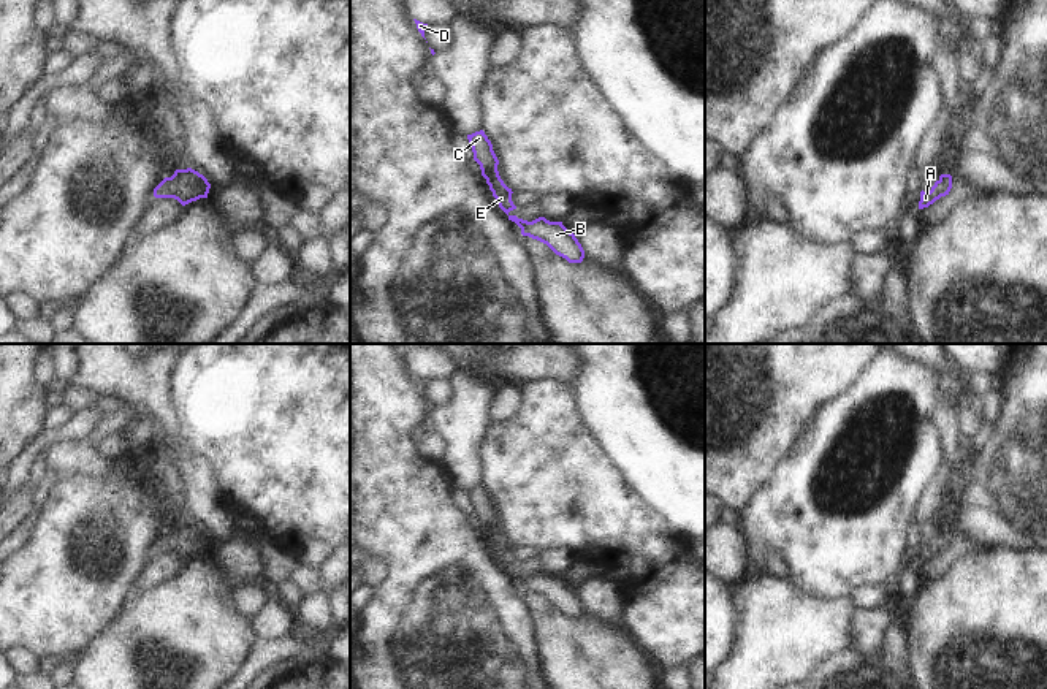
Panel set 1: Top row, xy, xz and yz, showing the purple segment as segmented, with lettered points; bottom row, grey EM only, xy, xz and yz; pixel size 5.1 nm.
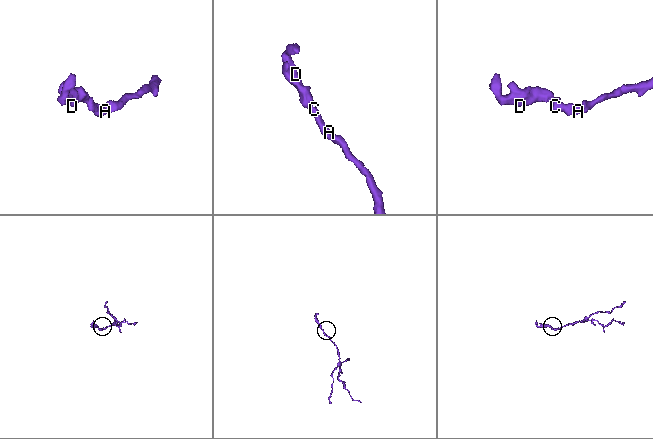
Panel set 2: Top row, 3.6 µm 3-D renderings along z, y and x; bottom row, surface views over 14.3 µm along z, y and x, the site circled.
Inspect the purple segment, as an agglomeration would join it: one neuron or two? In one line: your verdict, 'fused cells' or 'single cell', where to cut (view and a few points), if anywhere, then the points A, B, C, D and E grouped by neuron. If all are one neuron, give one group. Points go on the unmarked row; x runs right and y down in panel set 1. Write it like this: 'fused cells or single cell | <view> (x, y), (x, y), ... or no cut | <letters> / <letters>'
single cell | no cut | A B C D E

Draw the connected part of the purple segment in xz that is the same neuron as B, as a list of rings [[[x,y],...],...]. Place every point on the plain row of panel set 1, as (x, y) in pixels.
[[[483,485],[467,489],[469,499],[474,507],[474,515],[480,520],[482,531],[486,534],[493,551],[499,562],[521,583],[523,591],[529,591],[546,599],[556,610],[565,613],[569,618],[581,618],[584,605],[573,588],[570,588],[562,577],[550,577],[539,572],[532,577],[510,570],[516,564],[512,556],[512,543],[508,543],[499,531],[499,515],[493,505],[493,499]]]

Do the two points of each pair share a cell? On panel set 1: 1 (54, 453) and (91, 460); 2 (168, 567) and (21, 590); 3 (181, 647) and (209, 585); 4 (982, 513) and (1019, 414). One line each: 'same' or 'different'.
1: same
2: different
3: same
4: same

